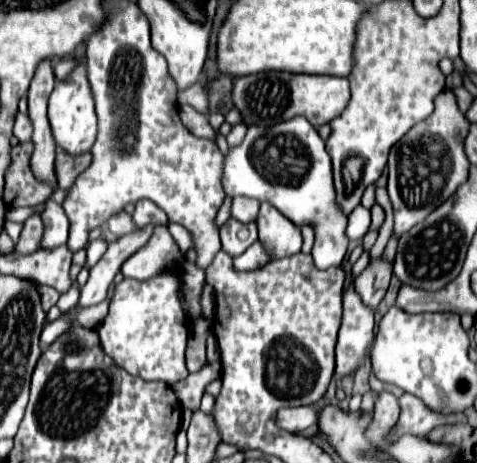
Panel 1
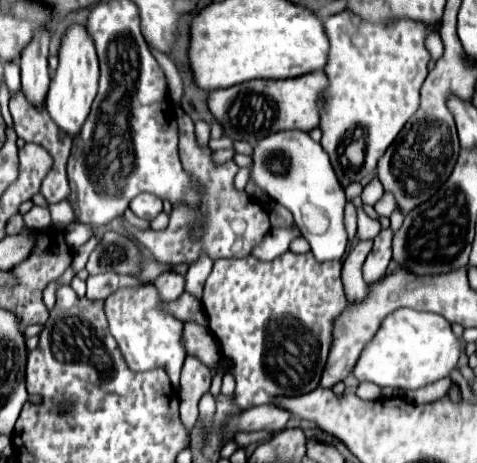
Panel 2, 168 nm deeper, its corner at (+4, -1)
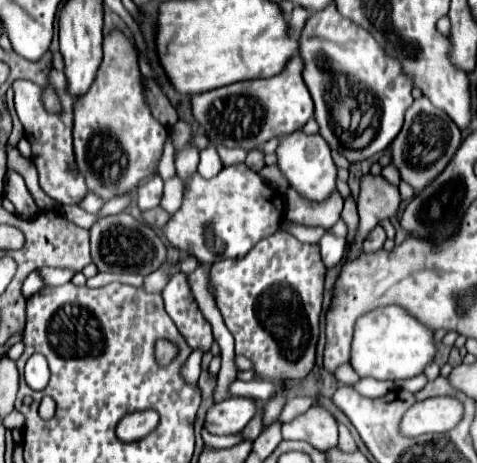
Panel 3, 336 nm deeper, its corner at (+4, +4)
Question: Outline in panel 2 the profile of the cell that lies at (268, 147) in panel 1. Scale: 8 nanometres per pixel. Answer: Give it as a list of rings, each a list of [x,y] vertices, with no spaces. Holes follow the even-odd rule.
[[[281,130],[259,140],[259,144],[253,146],[251,158],[253,166],[249,182],[265,190],[275,202],[293,214],[295,224],[301,236],[309,242],[313,256],[319,262],[343,258],[347,250],[347,232],[343,224],[343,208],[347,200],[321,144],[313,142],[307,132]]]

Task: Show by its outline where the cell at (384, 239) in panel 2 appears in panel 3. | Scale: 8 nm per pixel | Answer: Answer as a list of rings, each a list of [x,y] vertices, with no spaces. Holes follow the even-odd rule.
[[[377,225],[373,231],[369,231],[363,251],[377,251],[383,247],[383,243],[385,243],[385,229],[381,225]]]

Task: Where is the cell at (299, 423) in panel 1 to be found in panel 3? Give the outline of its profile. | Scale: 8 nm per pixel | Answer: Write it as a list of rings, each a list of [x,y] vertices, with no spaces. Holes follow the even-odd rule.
[[[229,397],[215,403],[205,415],[205,429],[213,435],[231,435],[243,431],[243,427],[255,415],[255,403],[245,397]]]

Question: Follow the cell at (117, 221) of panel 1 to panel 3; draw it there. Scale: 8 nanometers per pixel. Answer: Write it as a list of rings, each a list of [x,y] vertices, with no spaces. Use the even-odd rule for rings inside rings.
[[[245,163],[223,167],[213,179],[193,175],[185,187],[185,199],[181,209],[163,227],[169,243],[181,253],[191,253],[197,261],[213,265],[221,259],[241,259],[261,239],[273,235],[281,227],[283,197],[273,191],[261,177]]]

